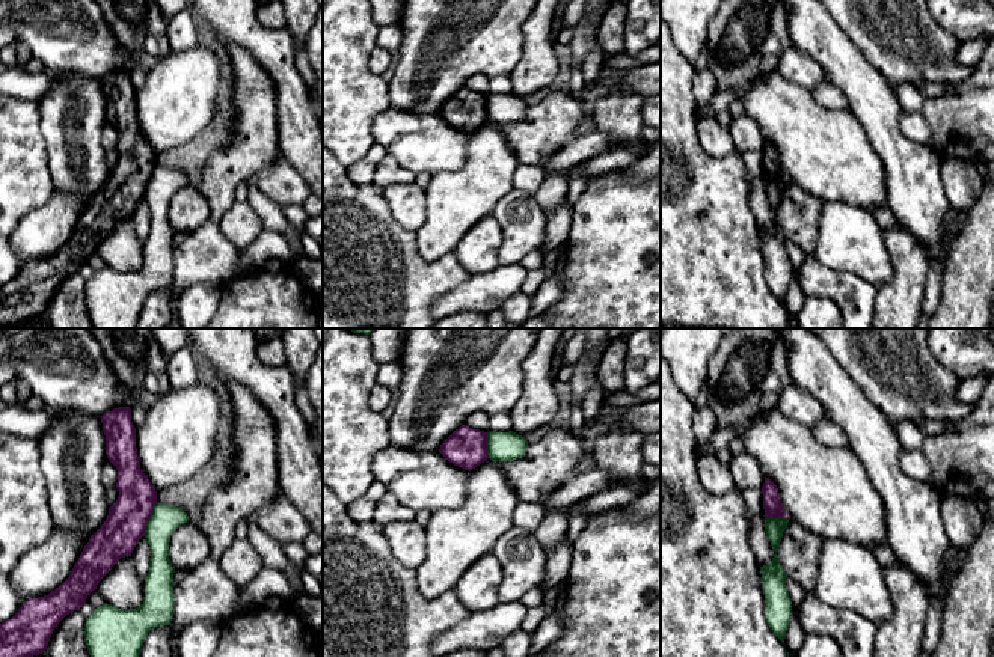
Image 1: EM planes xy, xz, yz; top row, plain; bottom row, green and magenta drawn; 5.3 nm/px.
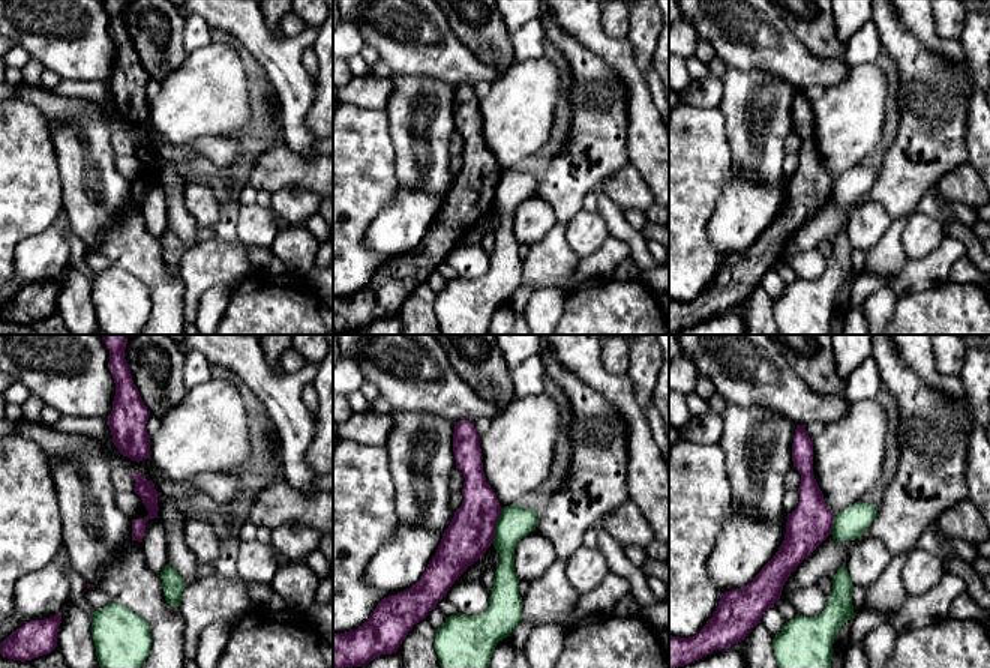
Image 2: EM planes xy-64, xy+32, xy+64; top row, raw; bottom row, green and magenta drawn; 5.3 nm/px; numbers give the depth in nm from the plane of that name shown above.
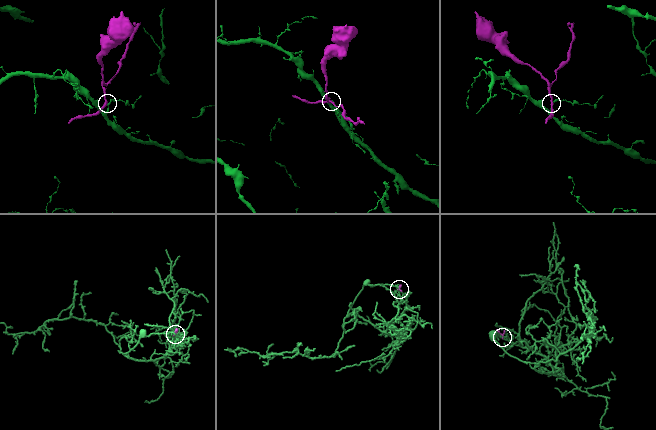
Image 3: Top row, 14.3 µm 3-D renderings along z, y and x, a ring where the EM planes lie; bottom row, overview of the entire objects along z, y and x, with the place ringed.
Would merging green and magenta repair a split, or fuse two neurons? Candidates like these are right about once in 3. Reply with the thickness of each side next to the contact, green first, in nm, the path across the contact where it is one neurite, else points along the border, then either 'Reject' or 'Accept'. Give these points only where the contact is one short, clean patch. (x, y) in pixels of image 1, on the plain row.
Thickness 160 nm (green) against 220 nm. Boundary: xy (157, 165), (144, 198). Reject

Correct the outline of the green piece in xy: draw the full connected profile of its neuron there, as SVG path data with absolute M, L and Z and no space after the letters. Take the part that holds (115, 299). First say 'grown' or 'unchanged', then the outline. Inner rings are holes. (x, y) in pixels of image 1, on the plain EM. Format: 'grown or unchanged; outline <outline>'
unchanged; outline M155 166L145 193L151 220L143 267L119 271L106 265L86 280L84 300L94 328L136 328L148 295L170 286L175 232L169 222L169 203L187 184L181 170Z

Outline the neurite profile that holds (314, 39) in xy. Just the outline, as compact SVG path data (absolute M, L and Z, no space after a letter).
M317 0L317 17L306 35L305 50L315 74L315 86L309 102L312 113L323 125L323 0Z

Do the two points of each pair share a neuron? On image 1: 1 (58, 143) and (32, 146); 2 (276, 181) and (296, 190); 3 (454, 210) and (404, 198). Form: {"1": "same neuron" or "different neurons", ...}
{"1": "different neurons", "2": "same neuron", "3": "different neurons"}

